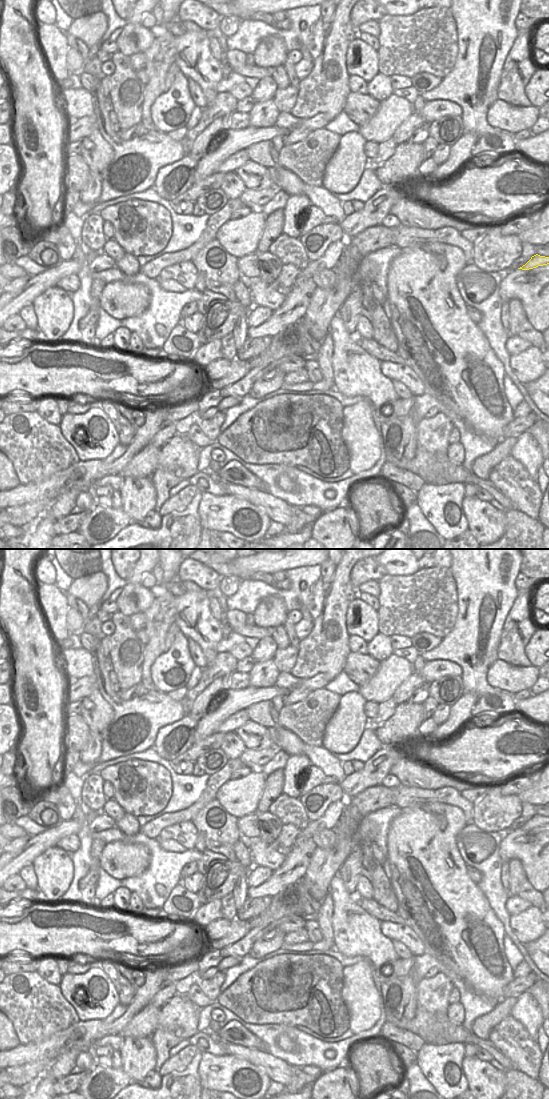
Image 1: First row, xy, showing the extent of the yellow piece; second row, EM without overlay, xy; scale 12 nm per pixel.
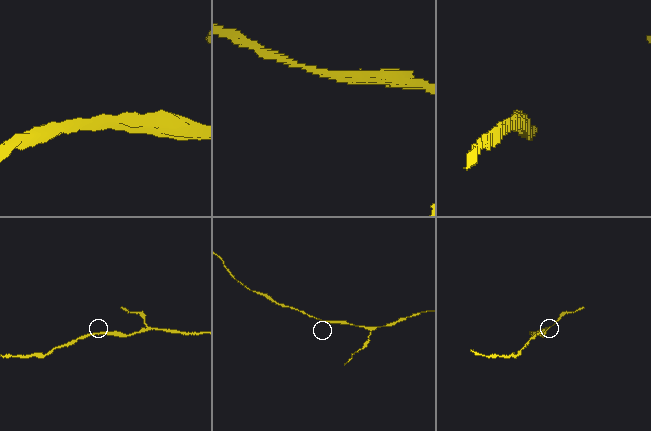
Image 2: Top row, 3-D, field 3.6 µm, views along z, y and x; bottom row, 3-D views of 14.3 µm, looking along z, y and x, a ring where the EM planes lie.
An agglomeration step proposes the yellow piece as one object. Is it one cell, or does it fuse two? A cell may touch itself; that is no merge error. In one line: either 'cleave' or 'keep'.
cleave

